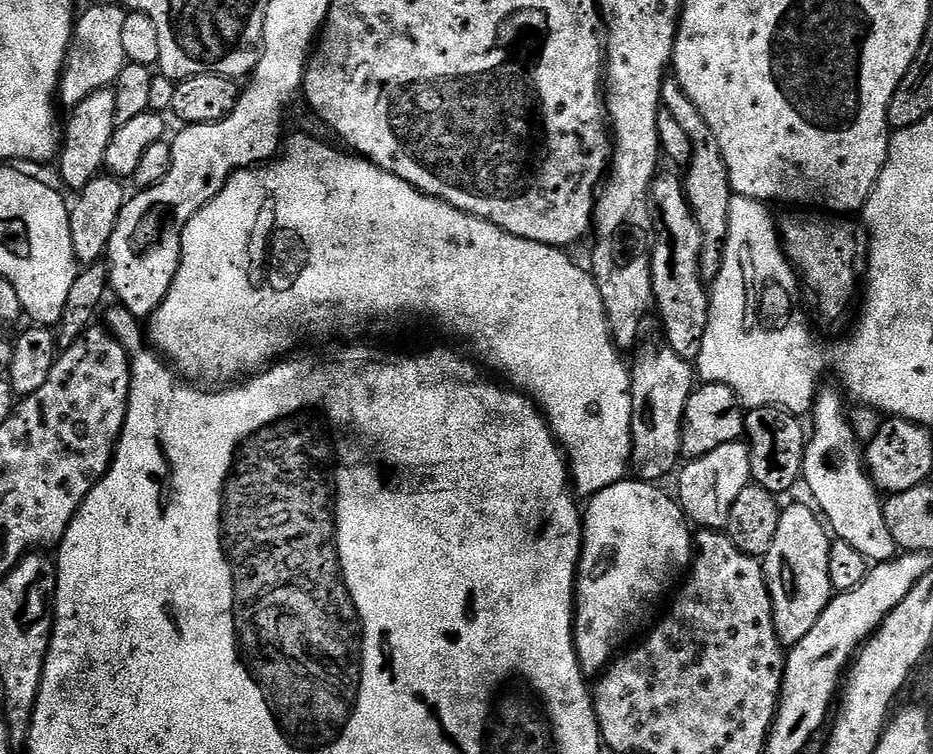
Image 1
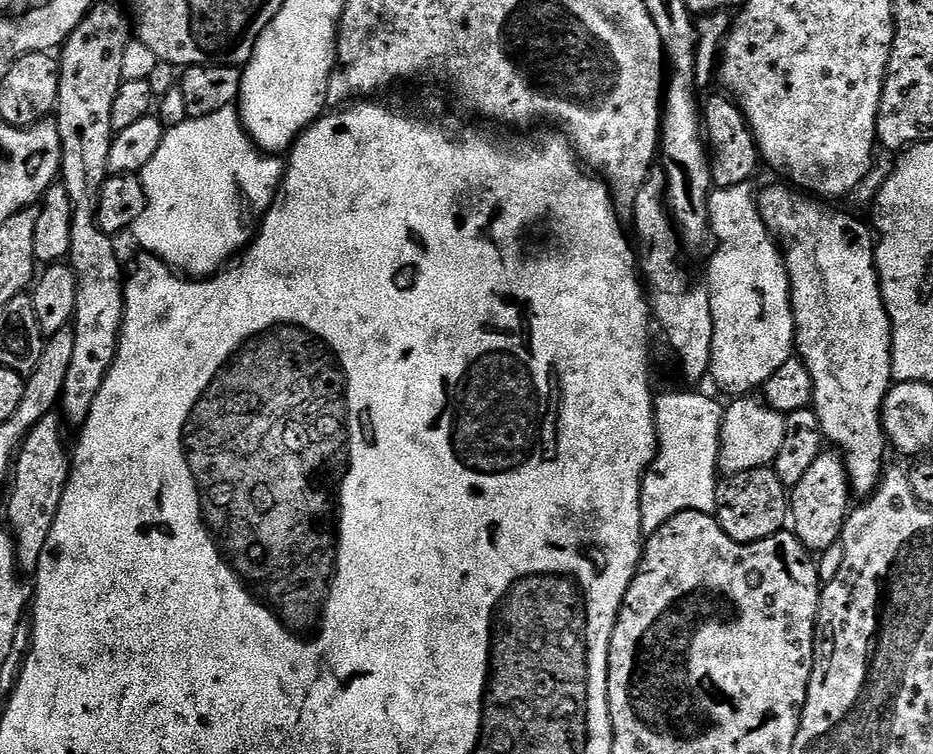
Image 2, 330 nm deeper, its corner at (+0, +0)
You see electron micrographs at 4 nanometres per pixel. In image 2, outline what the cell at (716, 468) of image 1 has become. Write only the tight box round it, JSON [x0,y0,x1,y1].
[719,398,786,474]

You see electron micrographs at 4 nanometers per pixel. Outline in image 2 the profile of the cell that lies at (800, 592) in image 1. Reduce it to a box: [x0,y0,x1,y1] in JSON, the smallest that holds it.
[790,450,853,552]

